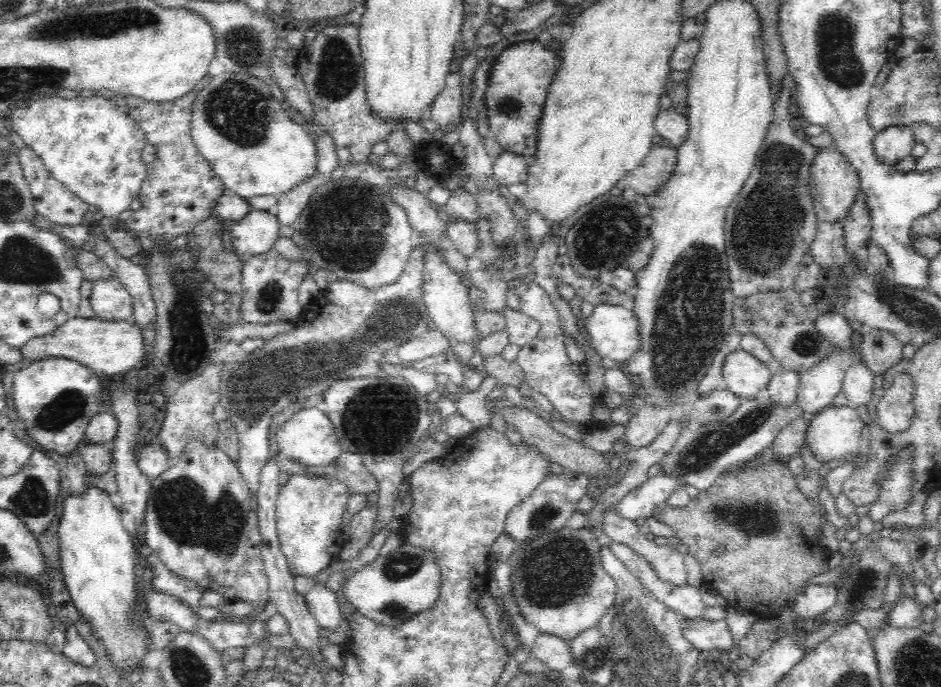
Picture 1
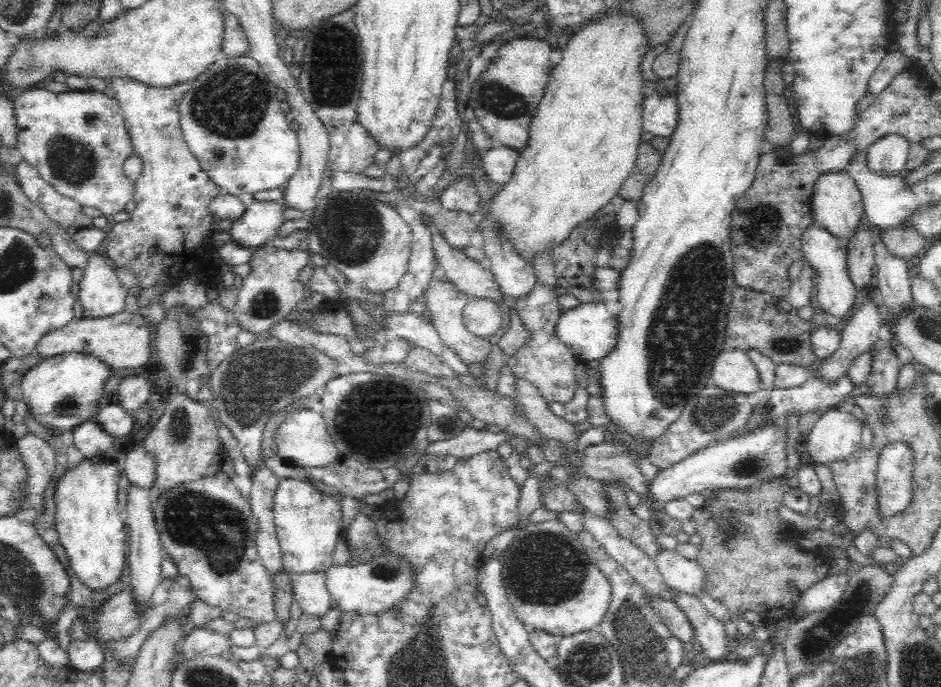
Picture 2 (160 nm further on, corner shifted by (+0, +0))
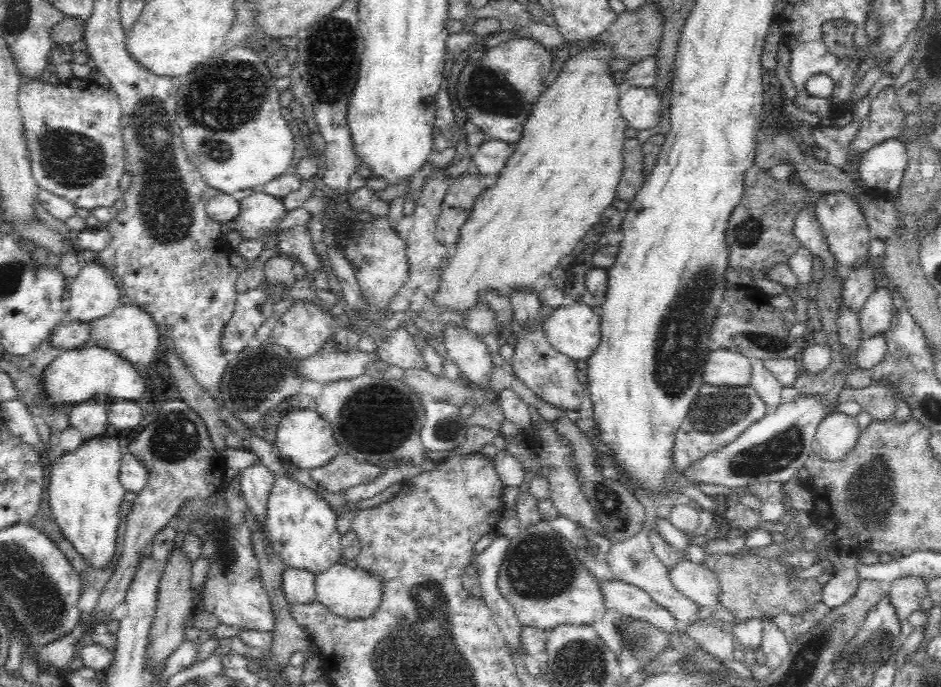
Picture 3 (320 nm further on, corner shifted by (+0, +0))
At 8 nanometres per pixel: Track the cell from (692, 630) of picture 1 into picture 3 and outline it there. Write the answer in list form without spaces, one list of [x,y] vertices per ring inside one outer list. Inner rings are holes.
[[[620,580],[598,581],[606,612],[643,619],[660,630],[678,630],[676,619],[663,606],[656,604],[648,592]]]

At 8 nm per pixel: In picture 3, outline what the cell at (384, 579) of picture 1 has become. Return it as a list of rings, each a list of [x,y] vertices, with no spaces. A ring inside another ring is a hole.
[[[334,564],[324,572],[314,574],[313,588],[316,603],[320,603],[326,610],[336,616],[348,620],[358,620],[370,616],[383,596],[383,584],[378,578],[356,567],[354,569],[345,565]]]

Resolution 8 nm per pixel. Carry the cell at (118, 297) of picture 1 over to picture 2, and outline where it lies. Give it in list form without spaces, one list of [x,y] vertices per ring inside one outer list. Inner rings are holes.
[[[102,251],[91,253],[82,271],[82,277],[77,287],[78,292],[75,295],[76,300],[82,306],[84,319],[113,316],[126,310],[124,304],[125,288],[121,285],[115,269],[109,264]]]

